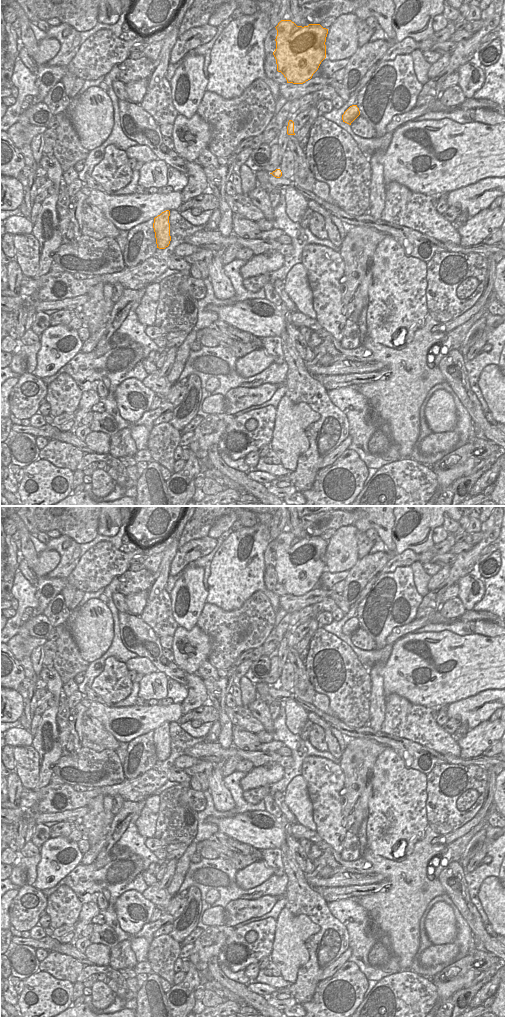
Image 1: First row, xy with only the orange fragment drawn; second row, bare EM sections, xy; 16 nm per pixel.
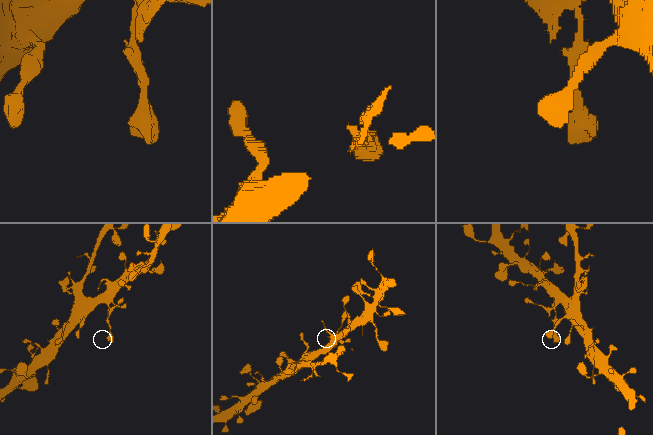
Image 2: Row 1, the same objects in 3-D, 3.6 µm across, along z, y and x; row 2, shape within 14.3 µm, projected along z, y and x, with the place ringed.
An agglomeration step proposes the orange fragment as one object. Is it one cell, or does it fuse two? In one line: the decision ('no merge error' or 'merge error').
merge error

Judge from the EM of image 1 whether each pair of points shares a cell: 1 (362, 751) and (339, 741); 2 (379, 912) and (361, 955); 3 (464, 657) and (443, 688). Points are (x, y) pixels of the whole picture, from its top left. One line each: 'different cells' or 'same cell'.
1: different cells
2: different cells
3: same cell

